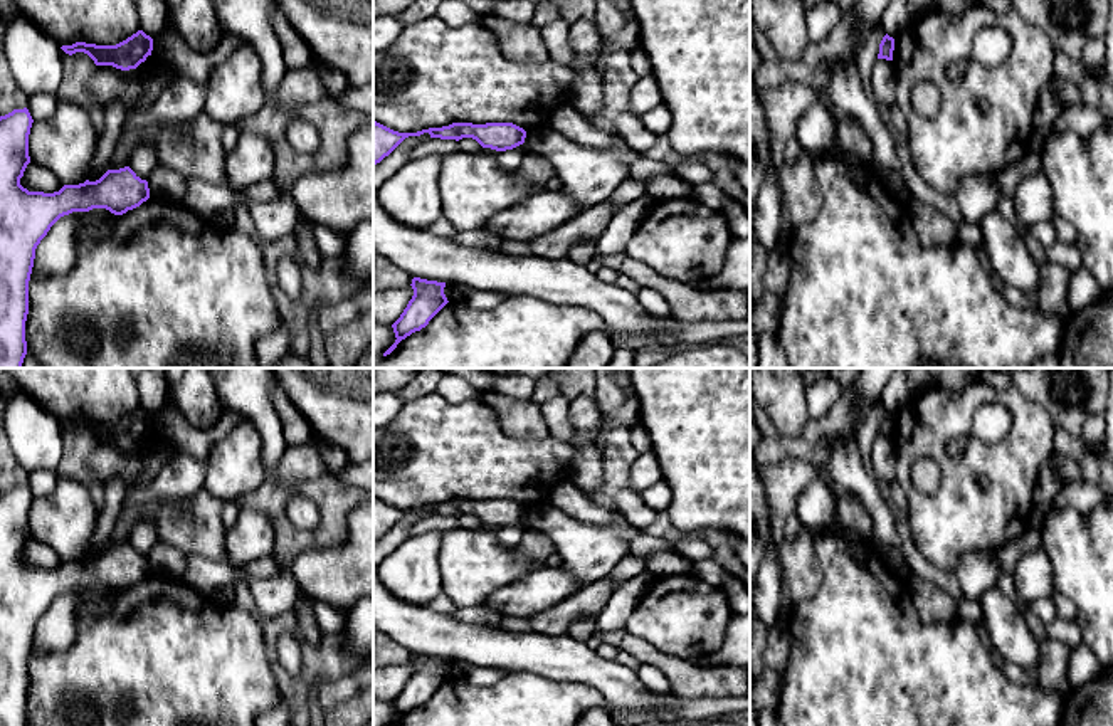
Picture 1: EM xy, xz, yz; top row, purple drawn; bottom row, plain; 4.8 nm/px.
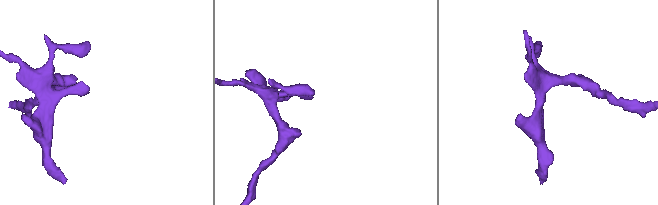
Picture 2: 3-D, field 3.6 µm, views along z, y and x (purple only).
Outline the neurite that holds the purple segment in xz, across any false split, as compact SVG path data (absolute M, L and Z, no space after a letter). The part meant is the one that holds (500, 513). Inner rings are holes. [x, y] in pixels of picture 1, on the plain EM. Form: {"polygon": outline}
{"polygon": "M373 496L373 541L388 533L405 514L429 509L430 514L462 516L472 514L483 524L496 528L513 526L525 519L526 508L513 499L452 499L442 504L429 504L417 509L398 509Z"}

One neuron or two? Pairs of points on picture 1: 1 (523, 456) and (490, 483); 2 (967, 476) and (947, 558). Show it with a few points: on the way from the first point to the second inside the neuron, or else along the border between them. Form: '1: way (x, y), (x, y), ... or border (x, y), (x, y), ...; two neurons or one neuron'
1: way (515, 464), (498, 474); one neuron
2: way (959, 496), (959, 516), (947, 528), (947, 538); one neuron

